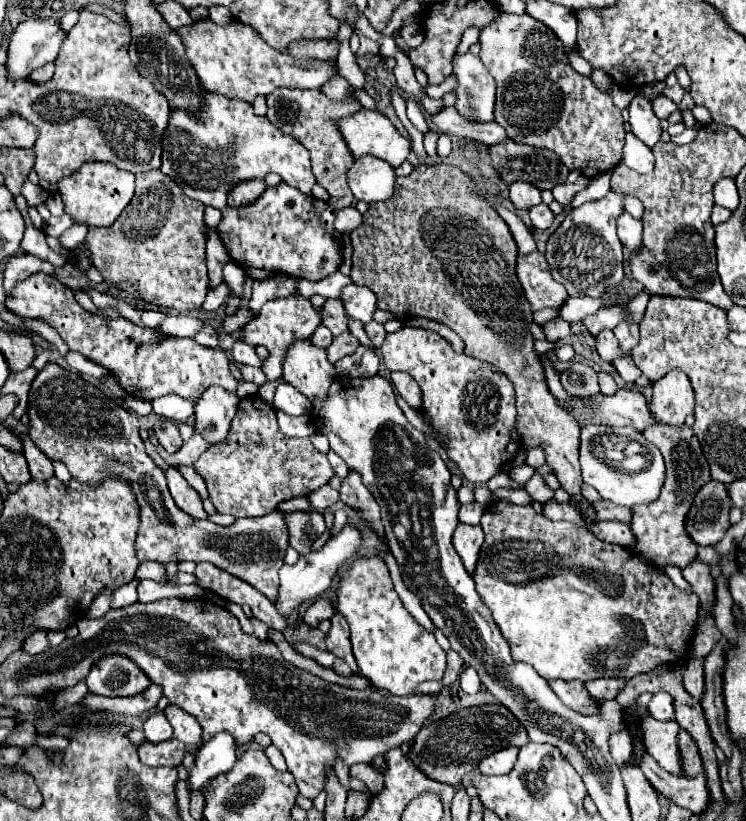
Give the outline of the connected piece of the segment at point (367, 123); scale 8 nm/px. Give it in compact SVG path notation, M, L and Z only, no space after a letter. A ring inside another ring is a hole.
M362 108L358 110L356 114L352 116L346 116L346 118L340 118L336 120L336 128L338 132L344 136L344 142L350 150L350 154L354 158L360 158L364 154L374 154L376 158L382 158L386 160L390 166L400 166L408 154L410 154L410 142L398 134L398 130L390 124L390 120L380 114L378 110L368 110L368 108Z

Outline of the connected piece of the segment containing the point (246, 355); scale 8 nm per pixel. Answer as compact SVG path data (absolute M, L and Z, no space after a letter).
M240 340L234 342L234 348L232 348L232 360L234 362L240 362L240 364L250 364L250 366L262 366L262 360L256 356L254 348L248 346L248 344L240 344Z

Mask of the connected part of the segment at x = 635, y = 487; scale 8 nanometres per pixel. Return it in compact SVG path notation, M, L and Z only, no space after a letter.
M584 426L580 430L580 466L586 484L594 486L602 498L628 508L656 500L664 484L664 460L658 448L632 426Z

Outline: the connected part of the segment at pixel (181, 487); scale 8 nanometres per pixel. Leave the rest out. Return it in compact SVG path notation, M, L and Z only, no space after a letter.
M176 468L166 470L166 480L168 480L170 494L172 494L178 508L182 508L192 518L206 518L208 516L206 510L202 508L200 494L184 480L184 476Z

